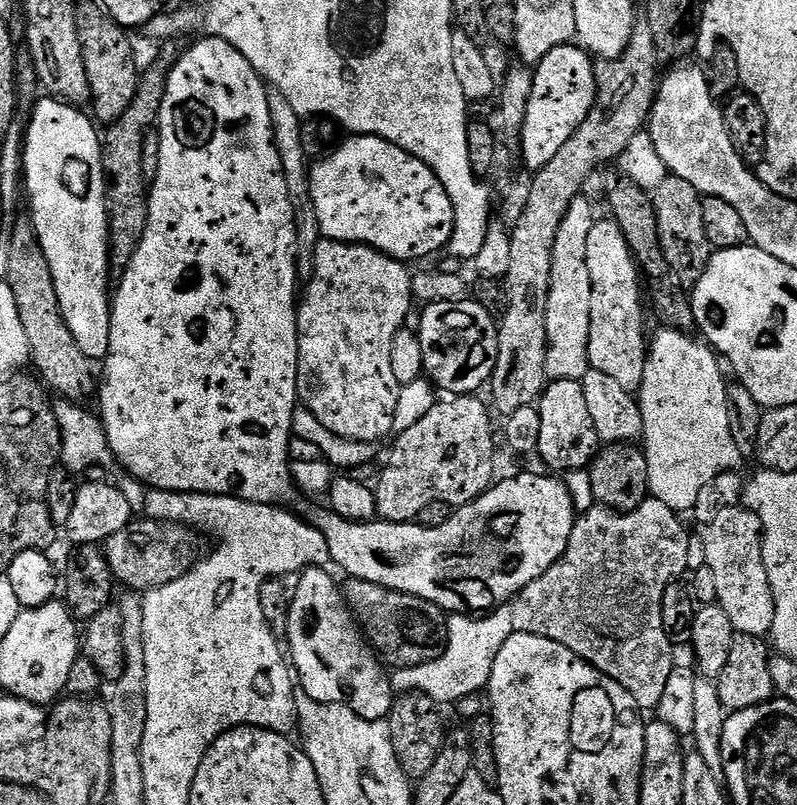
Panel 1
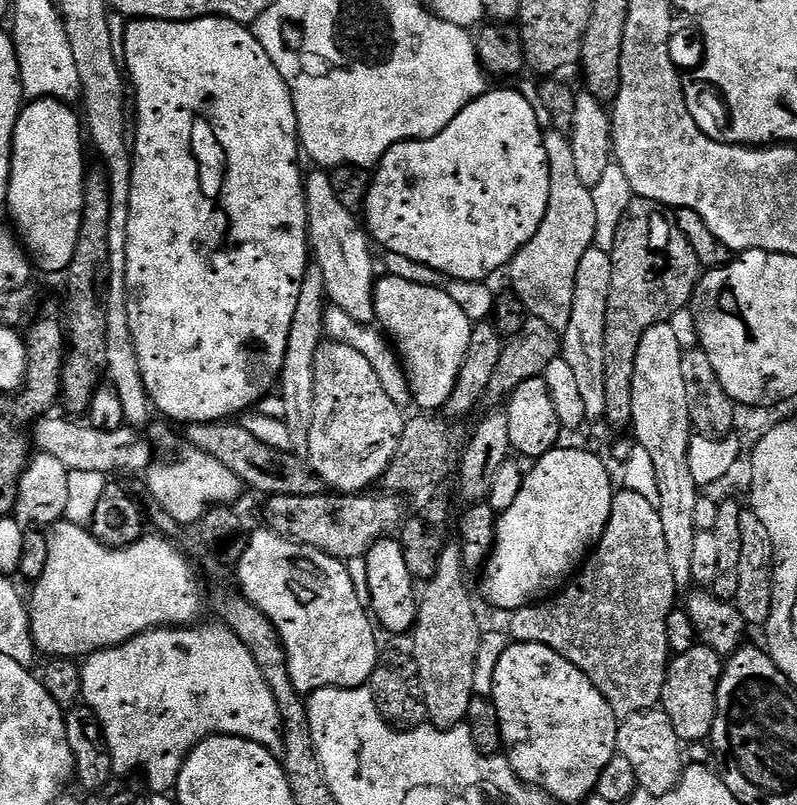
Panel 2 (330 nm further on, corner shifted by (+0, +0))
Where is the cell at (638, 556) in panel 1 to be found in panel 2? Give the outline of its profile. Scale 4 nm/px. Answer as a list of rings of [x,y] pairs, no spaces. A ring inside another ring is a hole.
[[[620,490],[613,495],[612,509],[606,530],[600,535],[599,542],[591,549],[590,555],[583,561],[579,571],[551,598],[527,604],[525,608],[520,608],[517,612],[512,613],[507,633],[518,644],[550,646],[550,650],[562,654],[562,658],[566,658],[566,662],[578,666],[578,670],[582,670],[582,674],[586,674],[586,678],[590,678],[590,682],[594,682],[594,686],[604,695],[606,702],[610,702],[617,718],[633,716],[635,712],[646,712],[655,709],[660,704],[660,694],[664,689],[664,678],[670,663],[668,639],[666,638],[666,618],[671,614],[673,608],[677,607],[676,595],[678,595],[678,589],[674,582],[674,574],[670,571],[670,554],[666,554],[666,537],[662,530],[662,518],[658,514],[656,505],[646,502],[646,498],[642,498],[642,494]]]

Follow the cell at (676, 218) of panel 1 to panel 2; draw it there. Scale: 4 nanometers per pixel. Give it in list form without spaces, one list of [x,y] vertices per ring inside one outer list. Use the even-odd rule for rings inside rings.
[[[639,198],[630,202],[622,217],[610,255],[612,277],[602,350],[602,378],[606,382],[604,420],[616,428],[627,429],[632,423],[632,379],[638,342],[642,342],[642,334],[650,326],[671,321],[675,312],[689,307],[692,293],[700,283],[702,265],[665,205]]]

